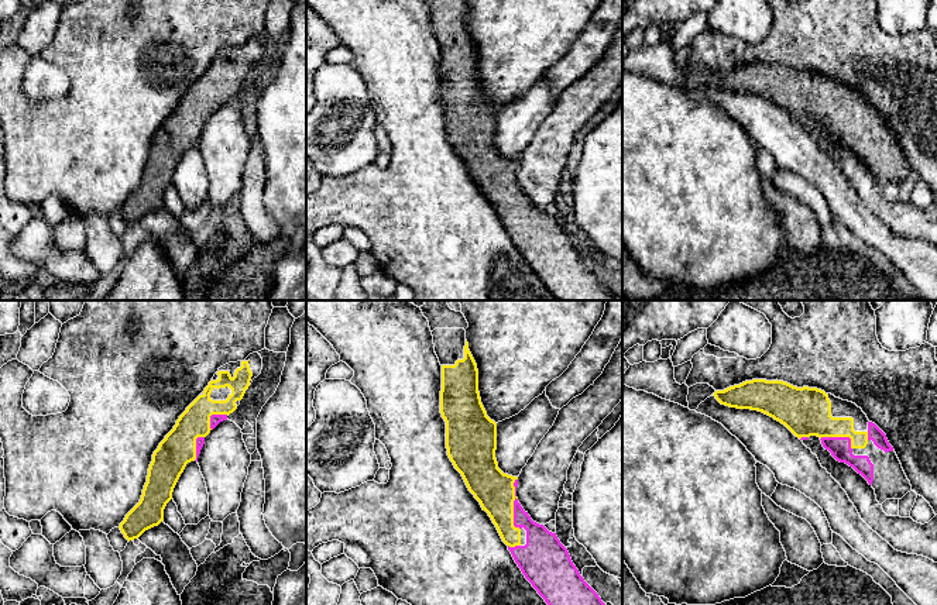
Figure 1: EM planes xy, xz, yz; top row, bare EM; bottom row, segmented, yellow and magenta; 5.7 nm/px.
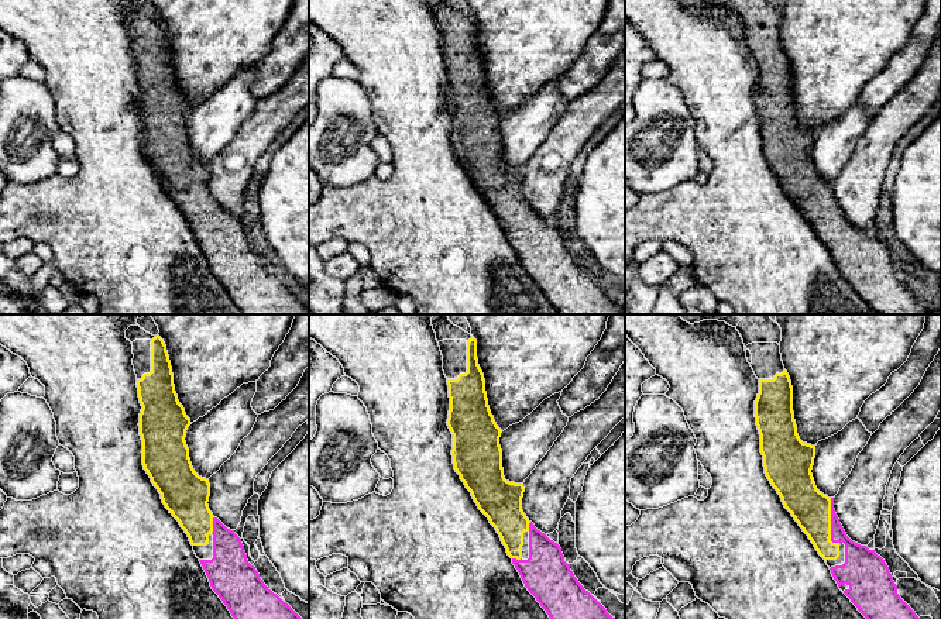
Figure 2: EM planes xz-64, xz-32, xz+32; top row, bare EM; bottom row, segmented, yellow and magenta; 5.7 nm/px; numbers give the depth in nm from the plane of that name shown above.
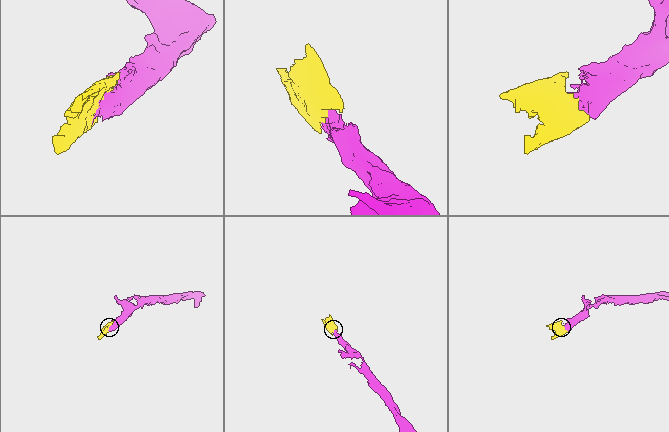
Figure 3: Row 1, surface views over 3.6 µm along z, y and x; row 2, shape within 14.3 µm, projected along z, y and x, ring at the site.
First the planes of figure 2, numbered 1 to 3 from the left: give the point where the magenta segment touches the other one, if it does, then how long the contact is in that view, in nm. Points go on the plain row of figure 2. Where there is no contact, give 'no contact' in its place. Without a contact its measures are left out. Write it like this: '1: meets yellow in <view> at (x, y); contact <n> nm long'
1: meets yellow in xz-64 at (212, 209); contact 100 nm long
2: meets yellow in xz-32 at (528, 210); contact 60 nm long
3: meets yellow in xz+32 at (830, 207); contact 260 nm long

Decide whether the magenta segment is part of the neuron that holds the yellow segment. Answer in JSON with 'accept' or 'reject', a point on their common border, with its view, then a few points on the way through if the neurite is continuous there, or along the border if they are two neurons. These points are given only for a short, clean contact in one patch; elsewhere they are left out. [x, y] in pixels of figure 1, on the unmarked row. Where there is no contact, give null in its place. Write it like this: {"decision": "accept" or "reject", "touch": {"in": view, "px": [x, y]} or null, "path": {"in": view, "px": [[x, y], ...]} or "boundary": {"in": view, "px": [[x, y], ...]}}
{"decision": "accept", "touch": {"in": "xz", "px": [512, 189]}}

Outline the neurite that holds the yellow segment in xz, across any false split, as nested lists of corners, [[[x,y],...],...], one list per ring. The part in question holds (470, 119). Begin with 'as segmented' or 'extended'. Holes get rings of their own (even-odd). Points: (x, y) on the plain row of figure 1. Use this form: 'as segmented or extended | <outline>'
extended | [[[425,0],[442,49],[440,97],[446,106],[446,133],[468,175],[480,186],[508,230],[525,262],[559,300],[615,300],[584,265],[556,217],[531,203],[516,183],[518,161],[498,152],[497,107],[487,100],[478,76],[478,54],[468,34],[464,0]]]

